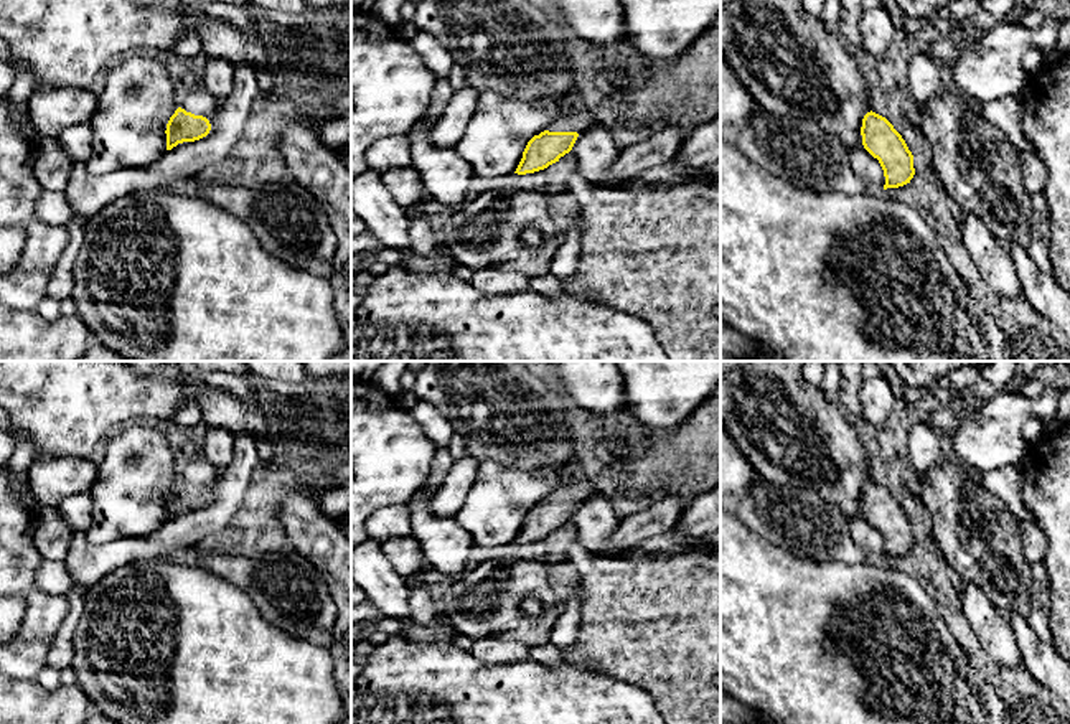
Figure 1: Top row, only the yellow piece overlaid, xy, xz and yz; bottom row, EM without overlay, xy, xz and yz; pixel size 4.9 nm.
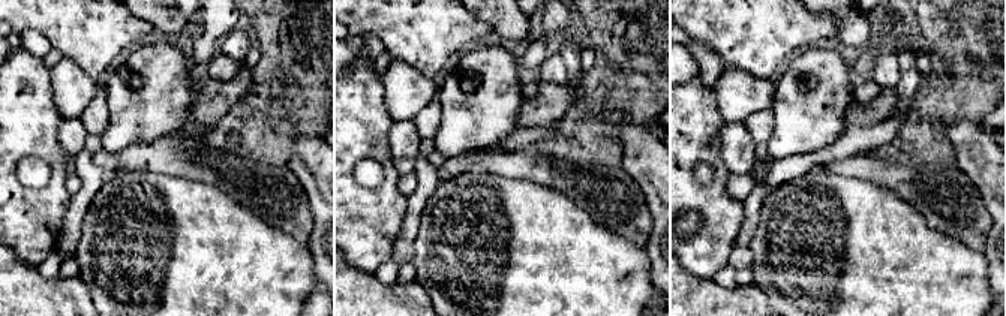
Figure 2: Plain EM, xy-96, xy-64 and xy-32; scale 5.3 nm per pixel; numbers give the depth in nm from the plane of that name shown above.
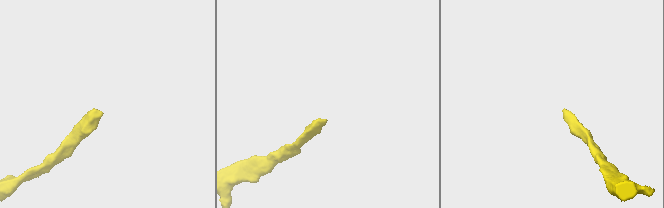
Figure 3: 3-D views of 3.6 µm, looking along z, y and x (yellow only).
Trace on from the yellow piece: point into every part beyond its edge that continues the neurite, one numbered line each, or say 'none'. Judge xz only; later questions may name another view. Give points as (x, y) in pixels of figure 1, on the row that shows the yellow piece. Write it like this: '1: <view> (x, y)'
1: xz (579, 121)

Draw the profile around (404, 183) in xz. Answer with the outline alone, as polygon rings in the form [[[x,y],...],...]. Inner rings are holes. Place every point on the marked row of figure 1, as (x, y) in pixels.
[[[412,165],[387,168],[381,172],[381,180],[392,200],[409,211],[425,190],[420,173]]]

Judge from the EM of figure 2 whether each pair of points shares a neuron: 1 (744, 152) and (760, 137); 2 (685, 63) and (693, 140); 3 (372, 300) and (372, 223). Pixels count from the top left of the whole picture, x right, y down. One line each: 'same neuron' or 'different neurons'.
1: different neurons
2: different neurons
3: different neurons

